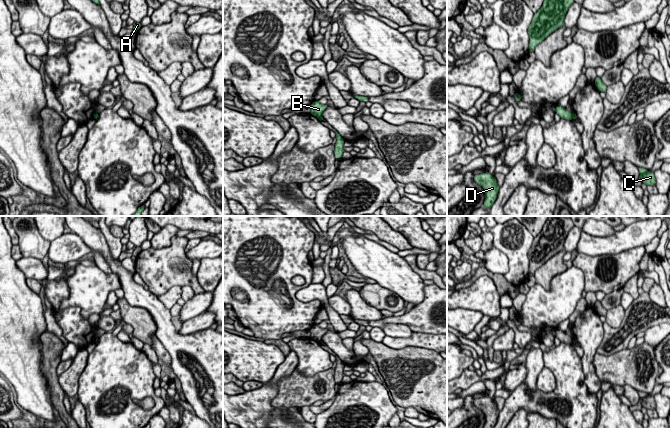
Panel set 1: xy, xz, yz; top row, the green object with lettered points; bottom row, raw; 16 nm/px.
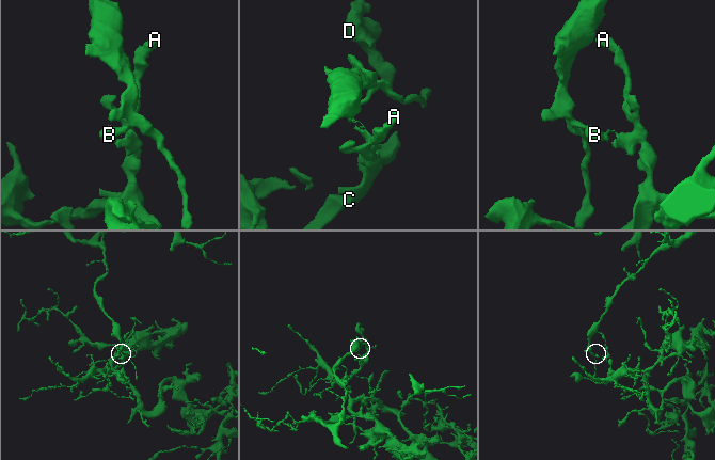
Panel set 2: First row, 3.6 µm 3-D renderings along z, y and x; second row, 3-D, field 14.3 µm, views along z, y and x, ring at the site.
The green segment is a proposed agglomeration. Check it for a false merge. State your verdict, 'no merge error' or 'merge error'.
merge error

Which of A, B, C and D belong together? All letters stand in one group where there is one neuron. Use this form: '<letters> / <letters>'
A C D / B

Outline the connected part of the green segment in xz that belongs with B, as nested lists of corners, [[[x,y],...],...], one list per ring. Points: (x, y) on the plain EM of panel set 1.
[[[314,325],[311,329],[309,329],[310,332],[310,338],[316,340],[317,342],[322,340],[323,335],[328,331],[328,328],[320,328],[318,325]]]

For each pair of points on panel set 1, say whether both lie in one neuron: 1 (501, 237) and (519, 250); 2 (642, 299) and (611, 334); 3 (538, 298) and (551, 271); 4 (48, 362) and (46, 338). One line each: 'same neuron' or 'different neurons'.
1: same neuron
2: same neuron
3: different neurons
4: same neuron

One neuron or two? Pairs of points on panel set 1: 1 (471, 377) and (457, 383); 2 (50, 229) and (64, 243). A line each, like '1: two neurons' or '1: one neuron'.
1: one neuron
2: two neurons

